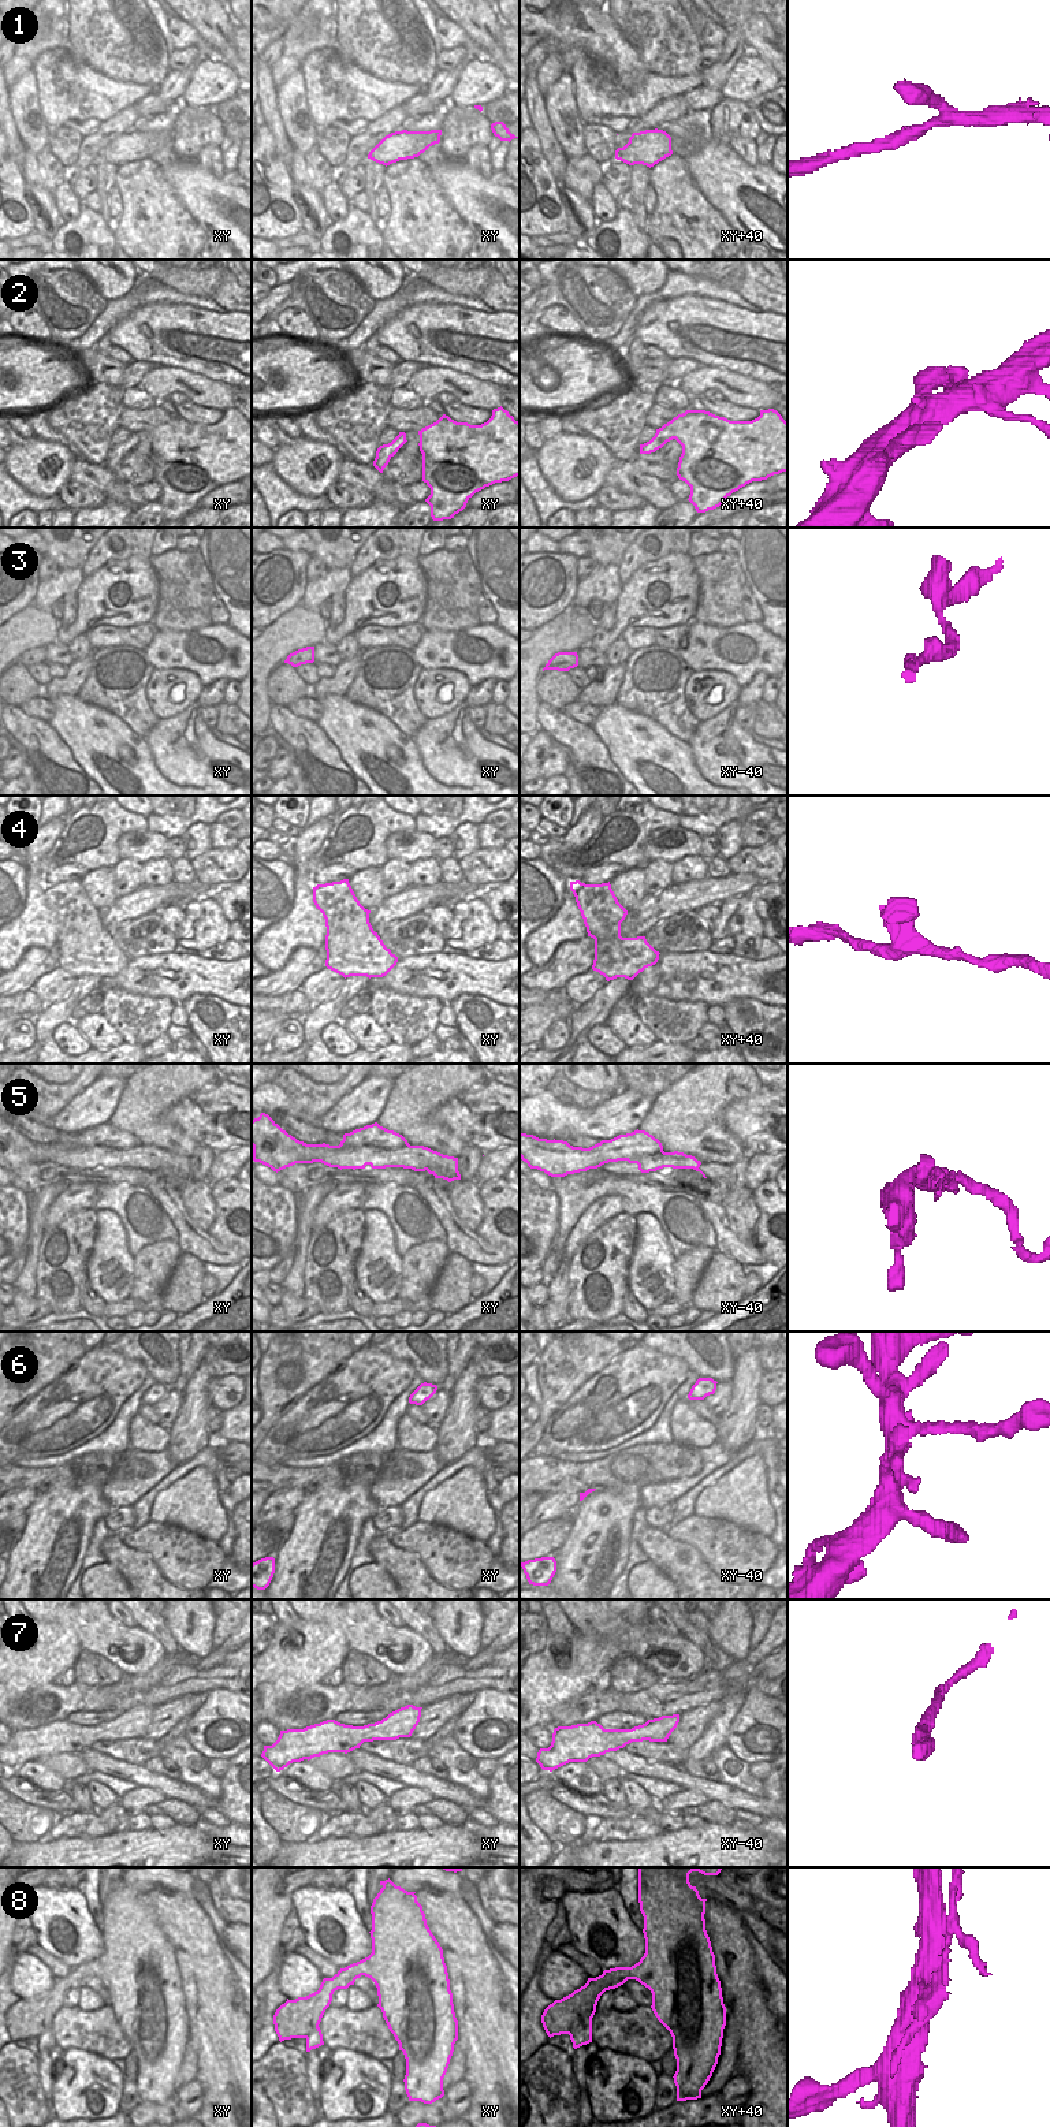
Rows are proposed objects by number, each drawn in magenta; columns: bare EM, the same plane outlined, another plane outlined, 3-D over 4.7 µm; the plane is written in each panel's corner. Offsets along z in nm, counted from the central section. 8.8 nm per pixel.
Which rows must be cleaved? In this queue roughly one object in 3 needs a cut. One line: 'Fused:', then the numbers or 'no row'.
Fused: 5, 8

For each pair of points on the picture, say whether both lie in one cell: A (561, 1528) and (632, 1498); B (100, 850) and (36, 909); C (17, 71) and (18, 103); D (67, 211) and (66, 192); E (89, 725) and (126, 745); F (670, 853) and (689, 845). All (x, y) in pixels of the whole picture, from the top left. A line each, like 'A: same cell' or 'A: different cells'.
A: different cells
B: different cells
C: different cells
D: same cell
E: same cell
F: same cell

